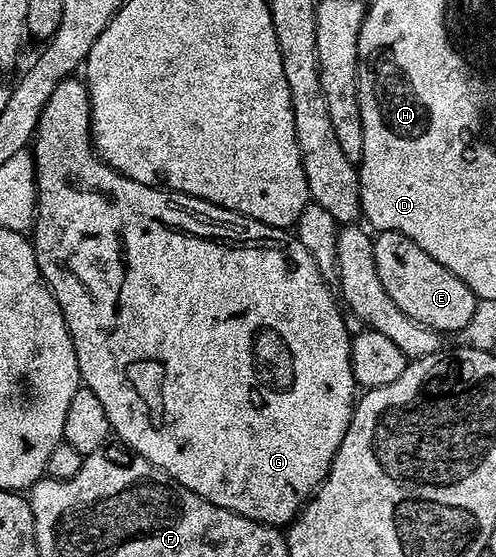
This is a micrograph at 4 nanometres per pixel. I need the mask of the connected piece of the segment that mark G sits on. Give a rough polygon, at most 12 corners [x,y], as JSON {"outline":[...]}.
{"outline":[[33,137],[33,243],[111,431],[287,526],[355,412],[286,228]]}

